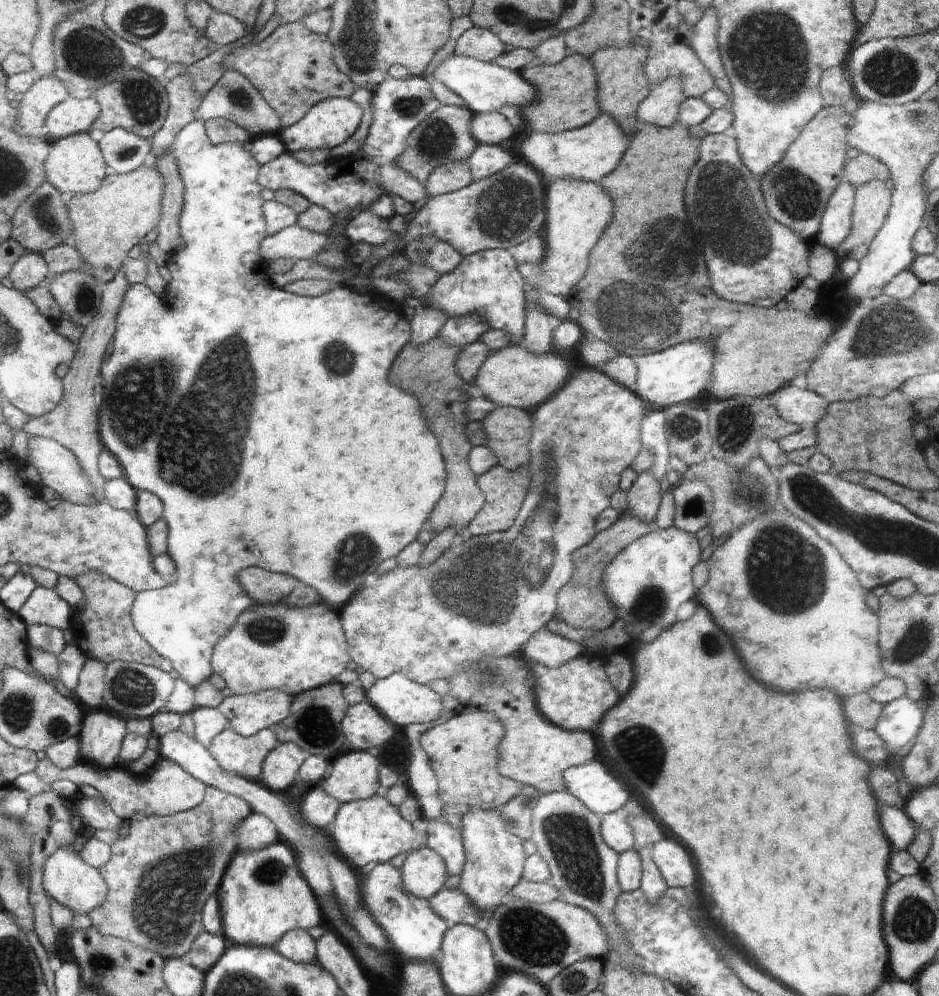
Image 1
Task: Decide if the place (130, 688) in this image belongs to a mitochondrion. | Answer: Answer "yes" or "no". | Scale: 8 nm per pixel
yes

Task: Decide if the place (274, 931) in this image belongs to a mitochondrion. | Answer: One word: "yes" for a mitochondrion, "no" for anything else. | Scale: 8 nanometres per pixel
no

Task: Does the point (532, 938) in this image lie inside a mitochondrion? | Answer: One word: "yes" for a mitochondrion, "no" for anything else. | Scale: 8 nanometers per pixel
yes

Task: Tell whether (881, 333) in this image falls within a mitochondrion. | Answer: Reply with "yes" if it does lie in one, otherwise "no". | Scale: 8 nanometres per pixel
yes

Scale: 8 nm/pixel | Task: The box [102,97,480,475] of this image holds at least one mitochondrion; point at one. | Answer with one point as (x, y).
(438, 140)

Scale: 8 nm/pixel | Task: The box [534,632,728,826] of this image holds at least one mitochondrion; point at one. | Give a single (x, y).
(639, 751)

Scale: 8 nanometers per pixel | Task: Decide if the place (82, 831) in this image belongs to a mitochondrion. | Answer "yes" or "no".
no

